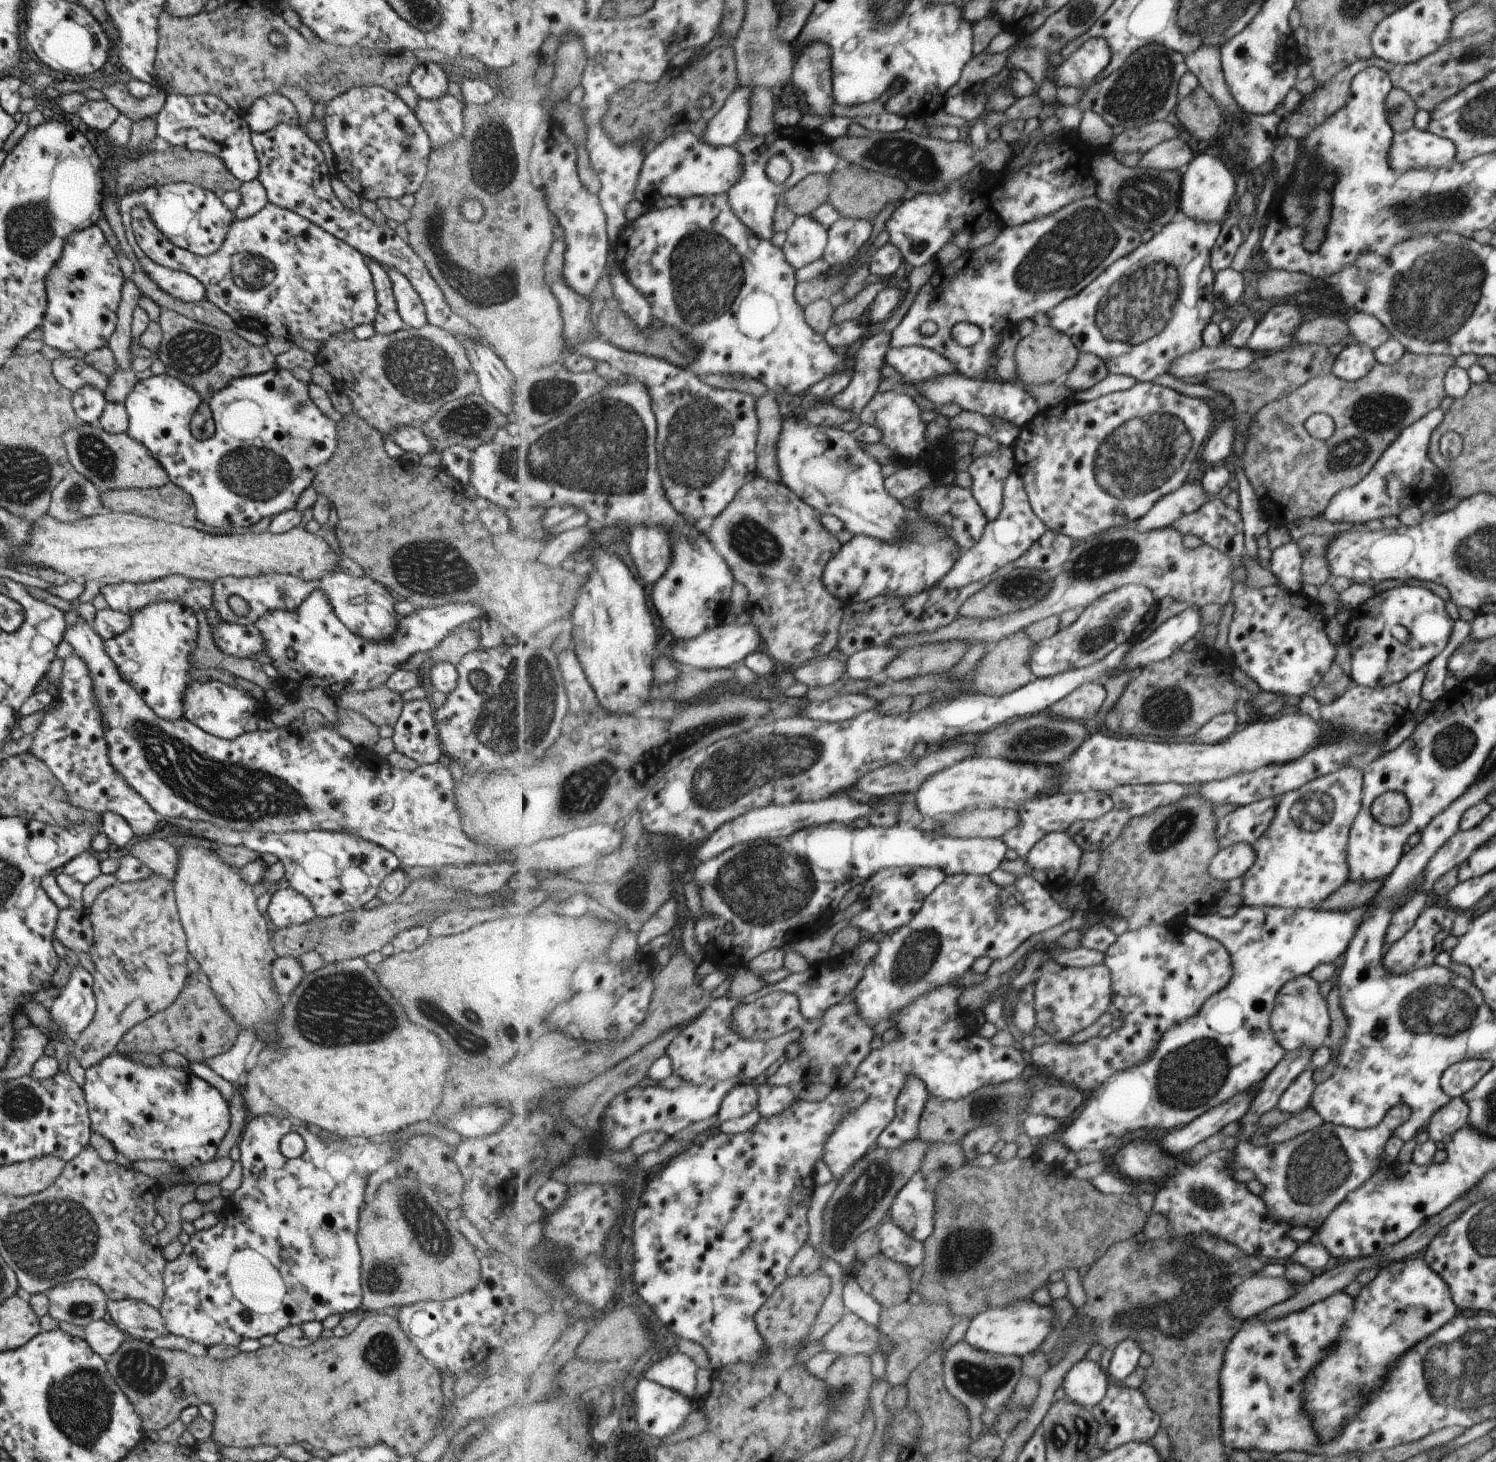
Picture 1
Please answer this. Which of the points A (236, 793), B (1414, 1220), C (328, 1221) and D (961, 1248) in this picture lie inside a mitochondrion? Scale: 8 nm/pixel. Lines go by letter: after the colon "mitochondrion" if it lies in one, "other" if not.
A: mitochondrion
B: other
C: other
D: mitochondrion

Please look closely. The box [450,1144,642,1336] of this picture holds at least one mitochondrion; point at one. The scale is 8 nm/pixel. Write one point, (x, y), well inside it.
(547, 1263)

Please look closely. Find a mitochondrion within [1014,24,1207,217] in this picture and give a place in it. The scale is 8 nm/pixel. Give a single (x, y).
(1141, 92)

